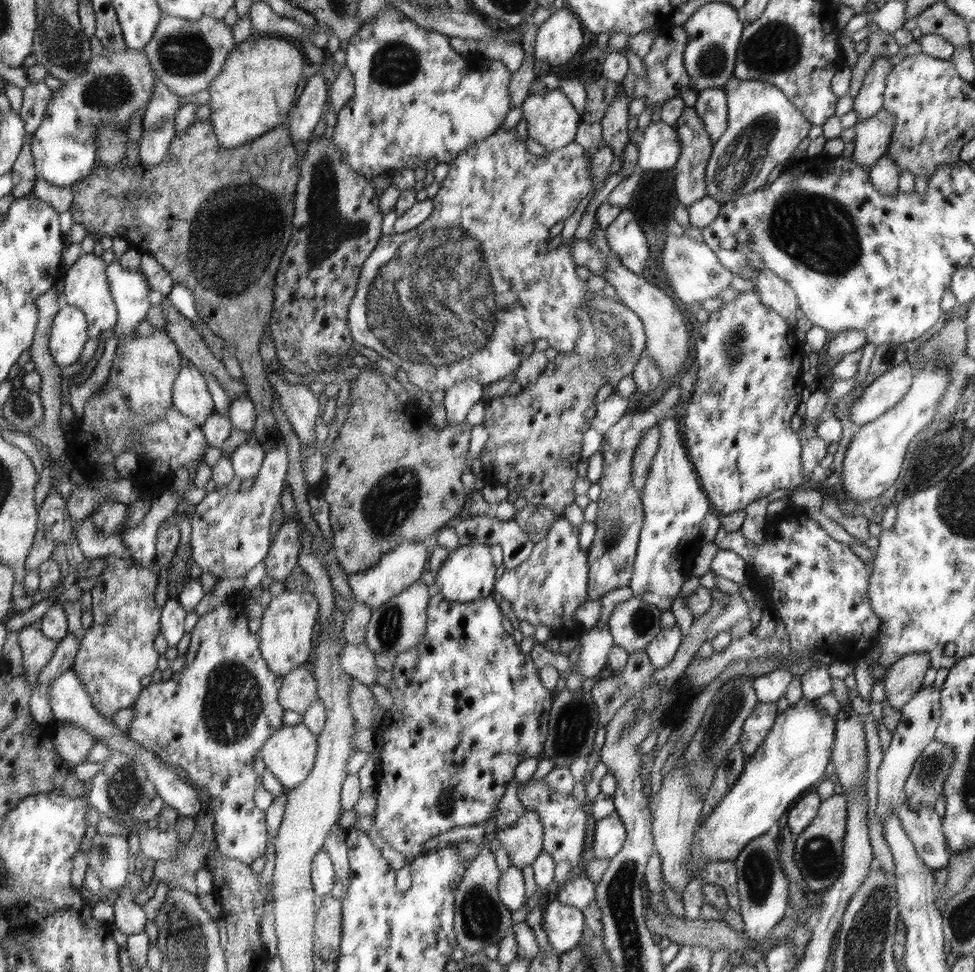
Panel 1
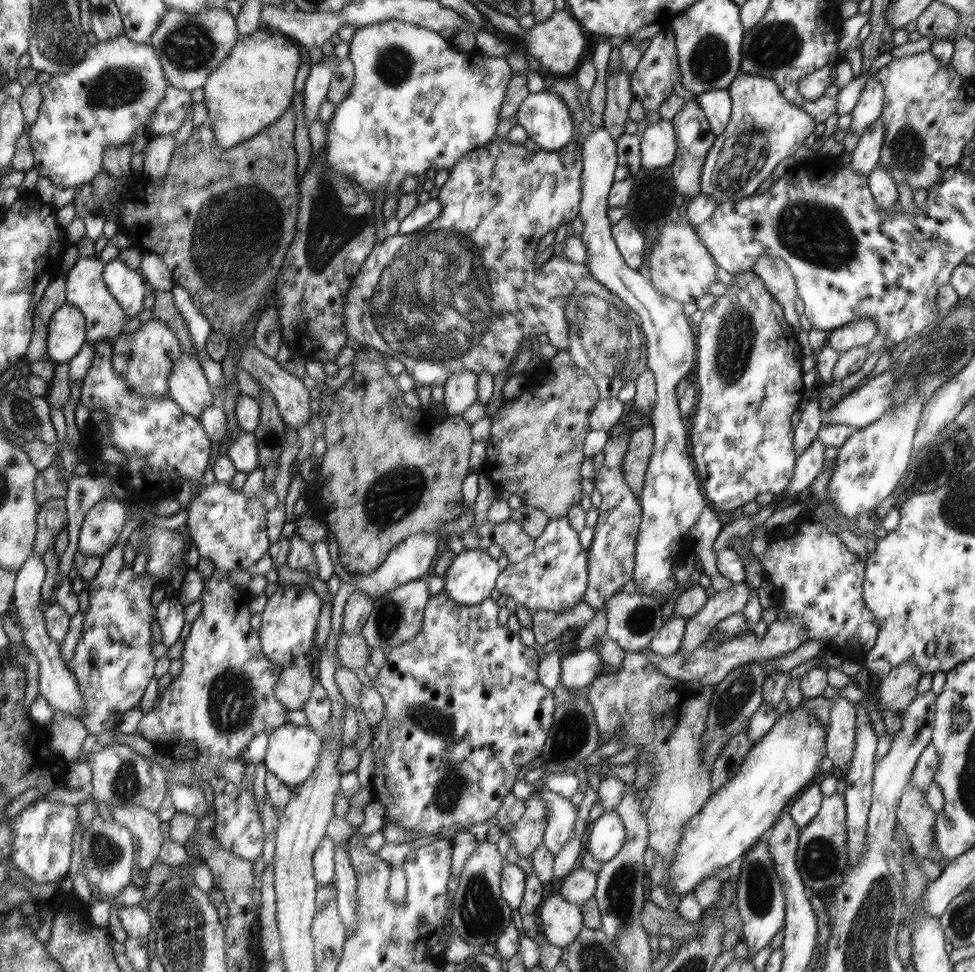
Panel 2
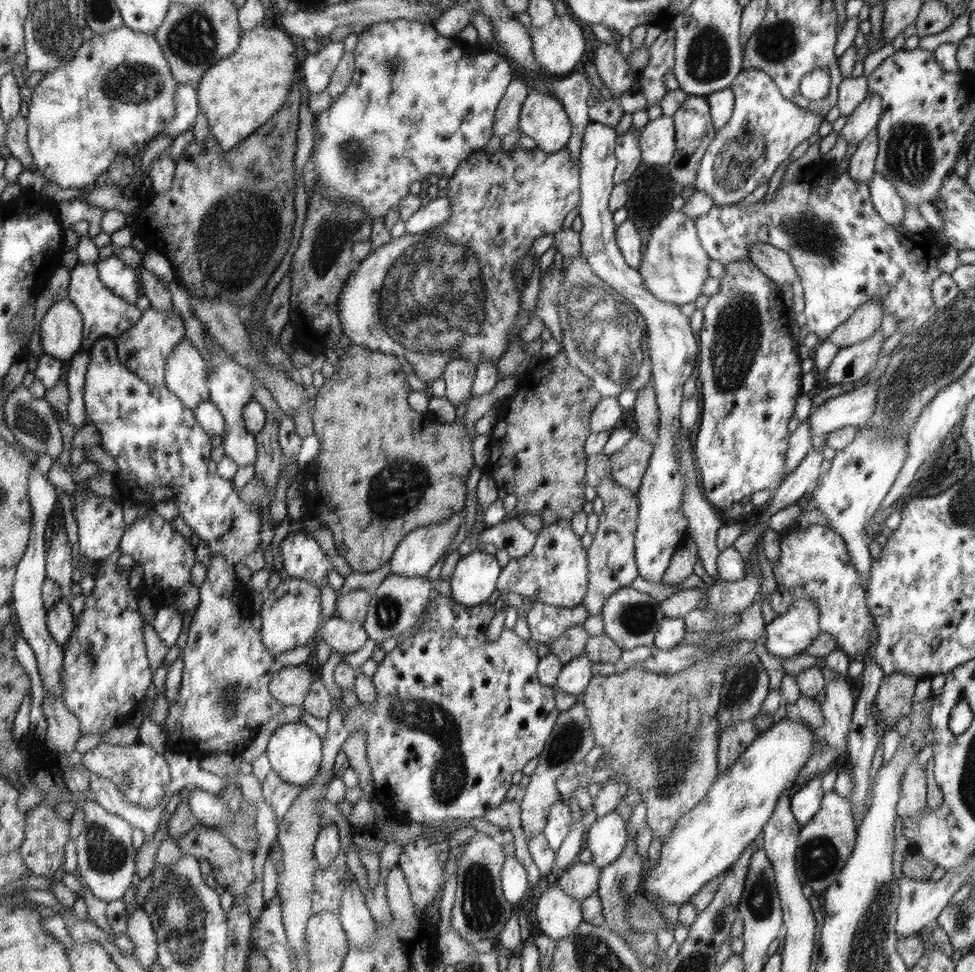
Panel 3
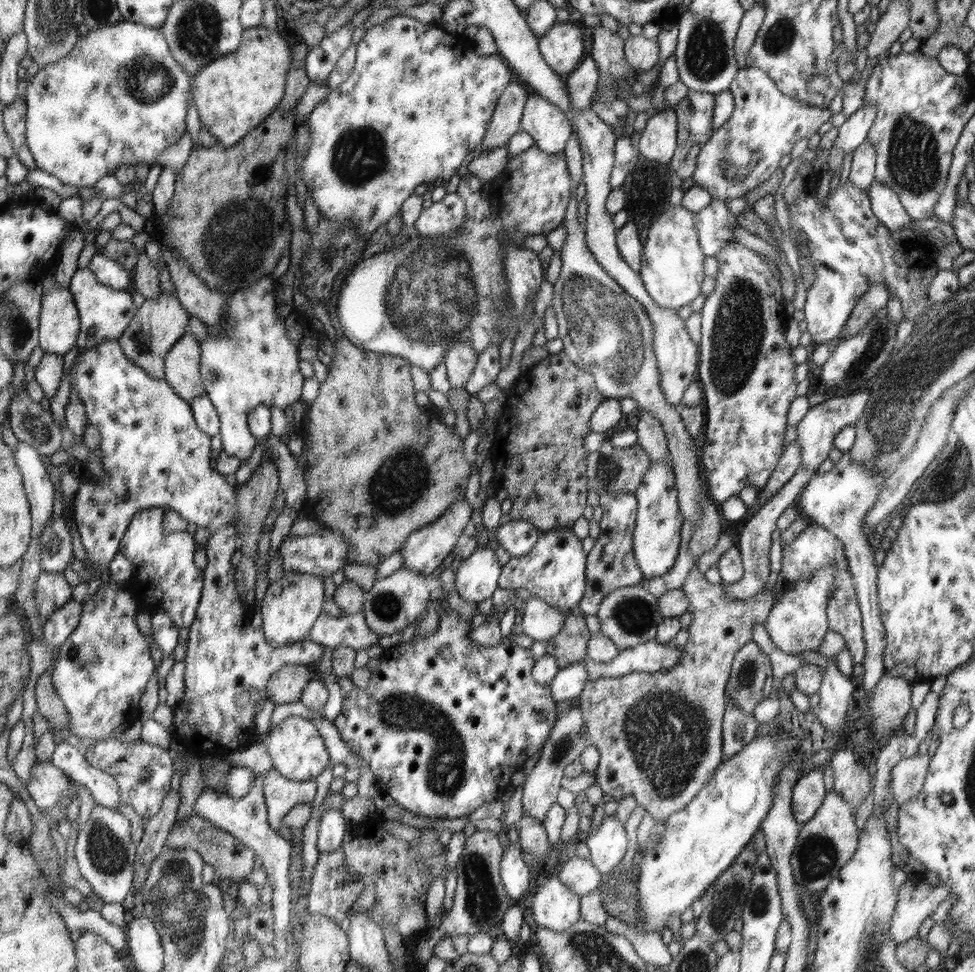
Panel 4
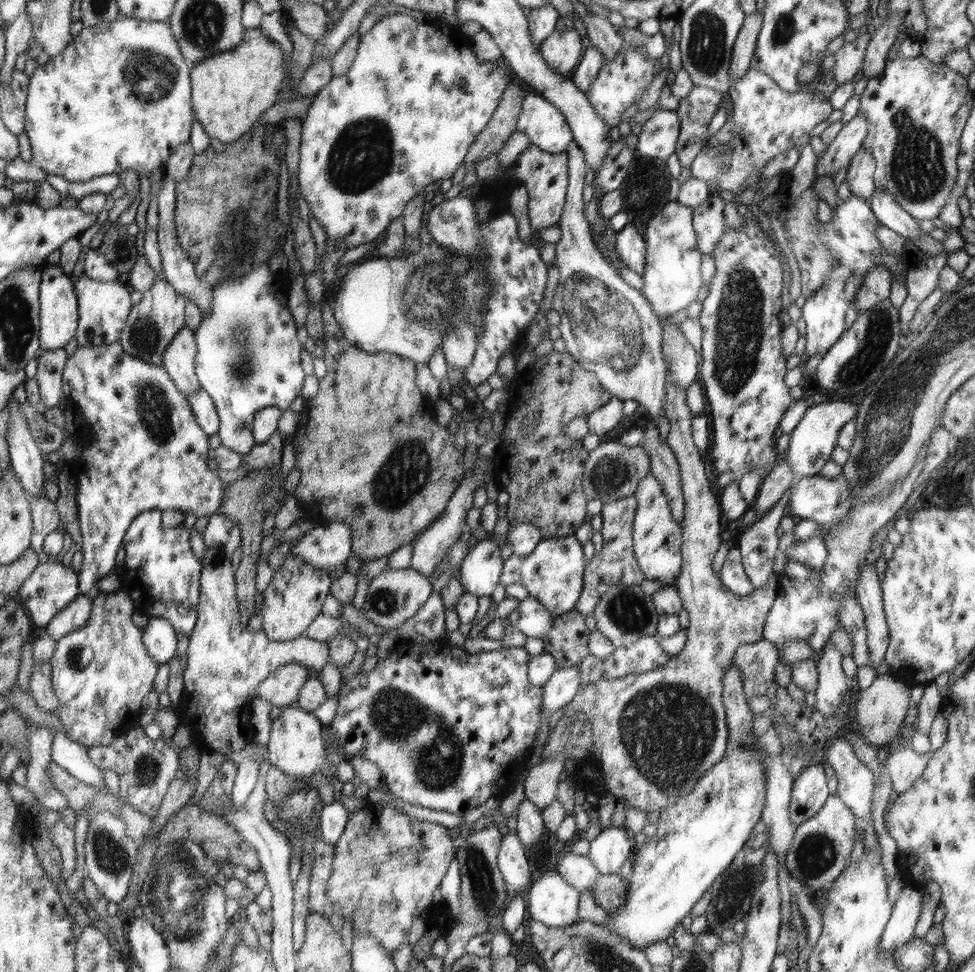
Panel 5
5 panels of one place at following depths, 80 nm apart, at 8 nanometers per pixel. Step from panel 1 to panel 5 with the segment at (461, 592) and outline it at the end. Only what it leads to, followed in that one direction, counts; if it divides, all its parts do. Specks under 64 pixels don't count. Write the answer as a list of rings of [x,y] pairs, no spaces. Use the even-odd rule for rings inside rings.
[[[494,539],[477,542],[460,565],[460,579],[463,593],[472,594],[478,599],[490,597],[498,586],[502,574],[501,549]]]

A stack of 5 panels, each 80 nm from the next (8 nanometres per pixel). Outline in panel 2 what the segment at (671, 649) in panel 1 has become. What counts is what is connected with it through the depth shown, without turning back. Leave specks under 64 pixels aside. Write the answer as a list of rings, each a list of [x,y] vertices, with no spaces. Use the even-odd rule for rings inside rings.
[[[674,616],[670,621],[666,621],[651,640],[648,646],[650,651],[654,651],[656,655],[666,657],[666,659],[678,653],[683,641],[686,621],[687,618],[681,616]]]

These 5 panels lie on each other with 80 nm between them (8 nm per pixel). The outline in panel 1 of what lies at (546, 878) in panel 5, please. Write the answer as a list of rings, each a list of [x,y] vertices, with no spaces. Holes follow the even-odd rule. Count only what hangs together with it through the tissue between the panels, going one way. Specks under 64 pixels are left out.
[[[553,894],[546,899],[542,926],[551,948],[560,954],[574,949],[586,932],[584,913],[562,904]]]

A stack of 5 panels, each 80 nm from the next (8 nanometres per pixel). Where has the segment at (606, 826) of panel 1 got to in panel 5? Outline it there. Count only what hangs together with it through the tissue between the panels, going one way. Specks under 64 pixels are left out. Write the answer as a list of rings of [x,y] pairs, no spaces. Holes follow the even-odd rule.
[[[608,825],[590,843],[588,858],[595,864],[599,874],[618,875],[627,858],[635,849],[633,835],[624,826]]]

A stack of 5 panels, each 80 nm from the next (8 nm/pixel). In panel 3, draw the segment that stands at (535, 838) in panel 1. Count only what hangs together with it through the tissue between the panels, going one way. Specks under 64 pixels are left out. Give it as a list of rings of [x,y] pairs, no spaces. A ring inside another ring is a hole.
[[[583,702],[574,704],[568,710],[559,711],[554,728],[547,738],[543,752],[538,756],[538,766],[531,774],[529,784],[519,796],[521,825],[527,841],[533,834],[543,832],[546,826],[549,809],[560,797],[555,783],[558,777],[570,764],[582,761],[594,746],[597,746],[597,744],[595,743],[591,722],[587,715],[587,708],[583,705]]]

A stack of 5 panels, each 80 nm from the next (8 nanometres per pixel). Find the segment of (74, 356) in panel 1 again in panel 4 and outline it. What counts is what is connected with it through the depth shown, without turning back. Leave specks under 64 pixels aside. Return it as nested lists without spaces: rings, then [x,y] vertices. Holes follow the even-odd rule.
[[[54,267],[42,277],[42,302],[39,315],[39,346],[44,353],[68,354],[81,330],[78,320],[78,305],[70,288],[60,286],[53,276]]]

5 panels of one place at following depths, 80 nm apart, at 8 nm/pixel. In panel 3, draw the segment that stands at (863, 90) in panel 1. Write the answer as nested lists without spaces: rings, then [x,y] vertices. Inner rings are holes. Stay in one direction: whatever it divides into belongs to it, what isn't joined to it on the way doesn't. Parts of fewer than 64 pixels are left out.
[[[869,92],[864,102],[847,117],[848,120],[839,134],[844,136],[848,145],[860,144],[876,128],[881,113],[880,96],[874,96]]]

